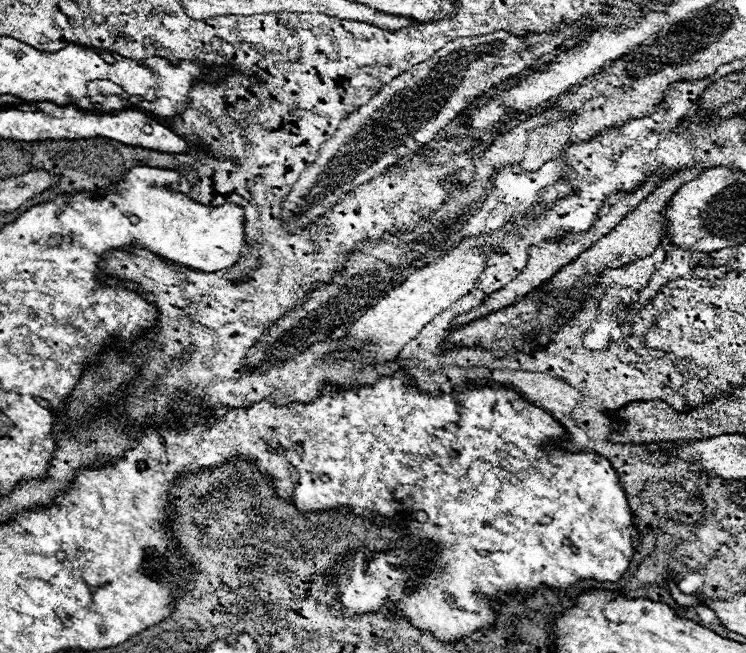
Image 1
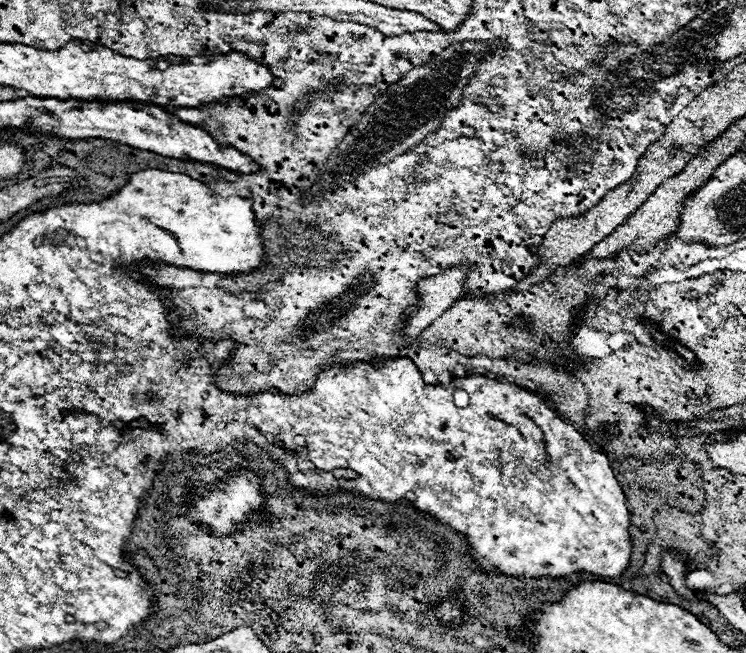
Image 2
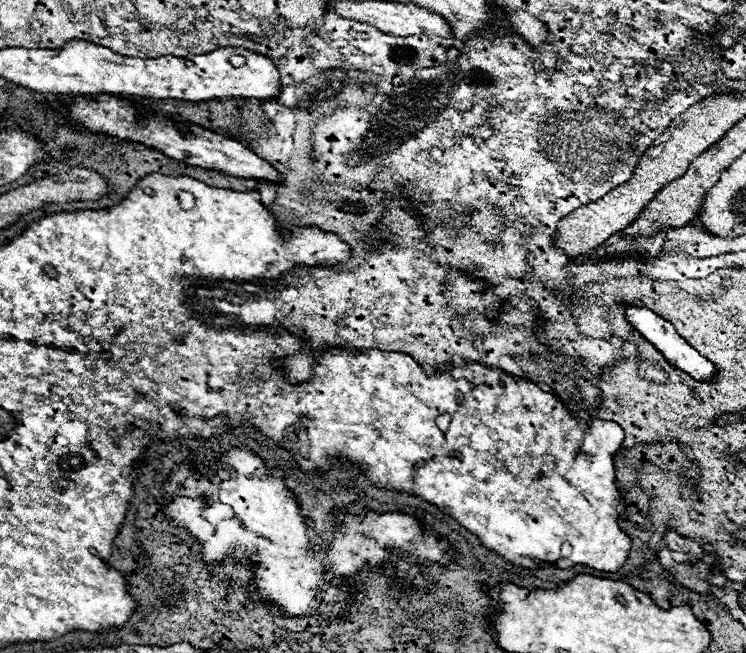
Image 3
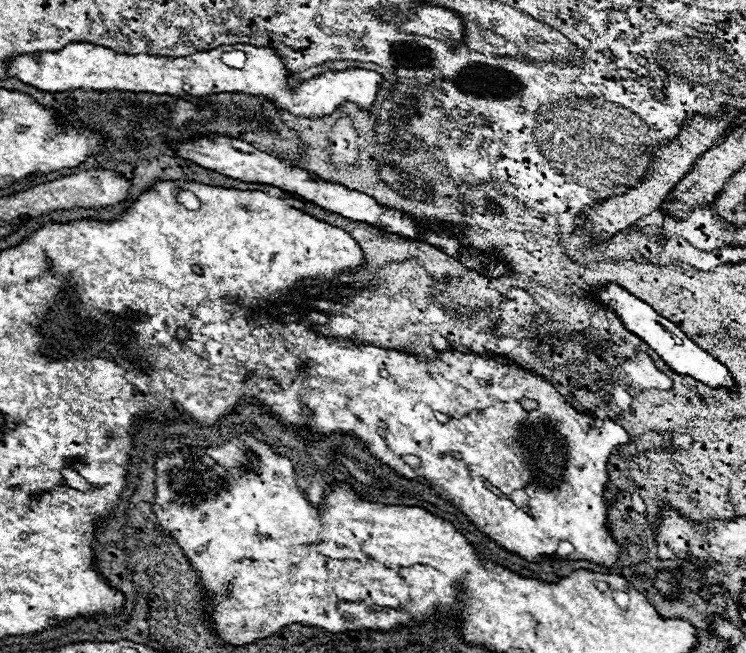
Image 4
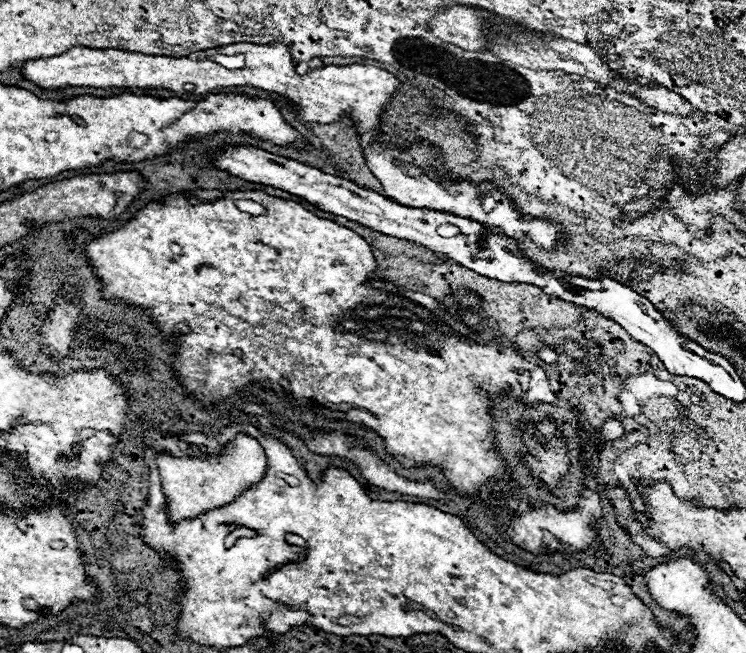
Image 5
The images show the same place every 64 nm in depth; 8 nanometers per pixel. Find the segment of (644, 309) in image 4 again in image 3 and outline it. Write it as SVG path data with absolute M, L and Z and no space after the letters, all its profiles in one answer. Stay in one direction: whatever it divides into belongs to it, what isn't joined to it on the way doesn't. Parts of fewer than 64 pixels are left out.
M624 304L624 310L626 310L624 314L626 314L628 324L630 324L636 332L640 332L672 366L680 368L682 372L686 372L686 374L690 374L692 378L702 380L702 382L704 382L704 380L712 380L712 378L716 376L716 366L714 366L708 358L704 358L696 348L692 348L692 346L674 330L674 326L668 324L668 320L660 318L656 312L648 310L648 308L632 306L632 304Z

